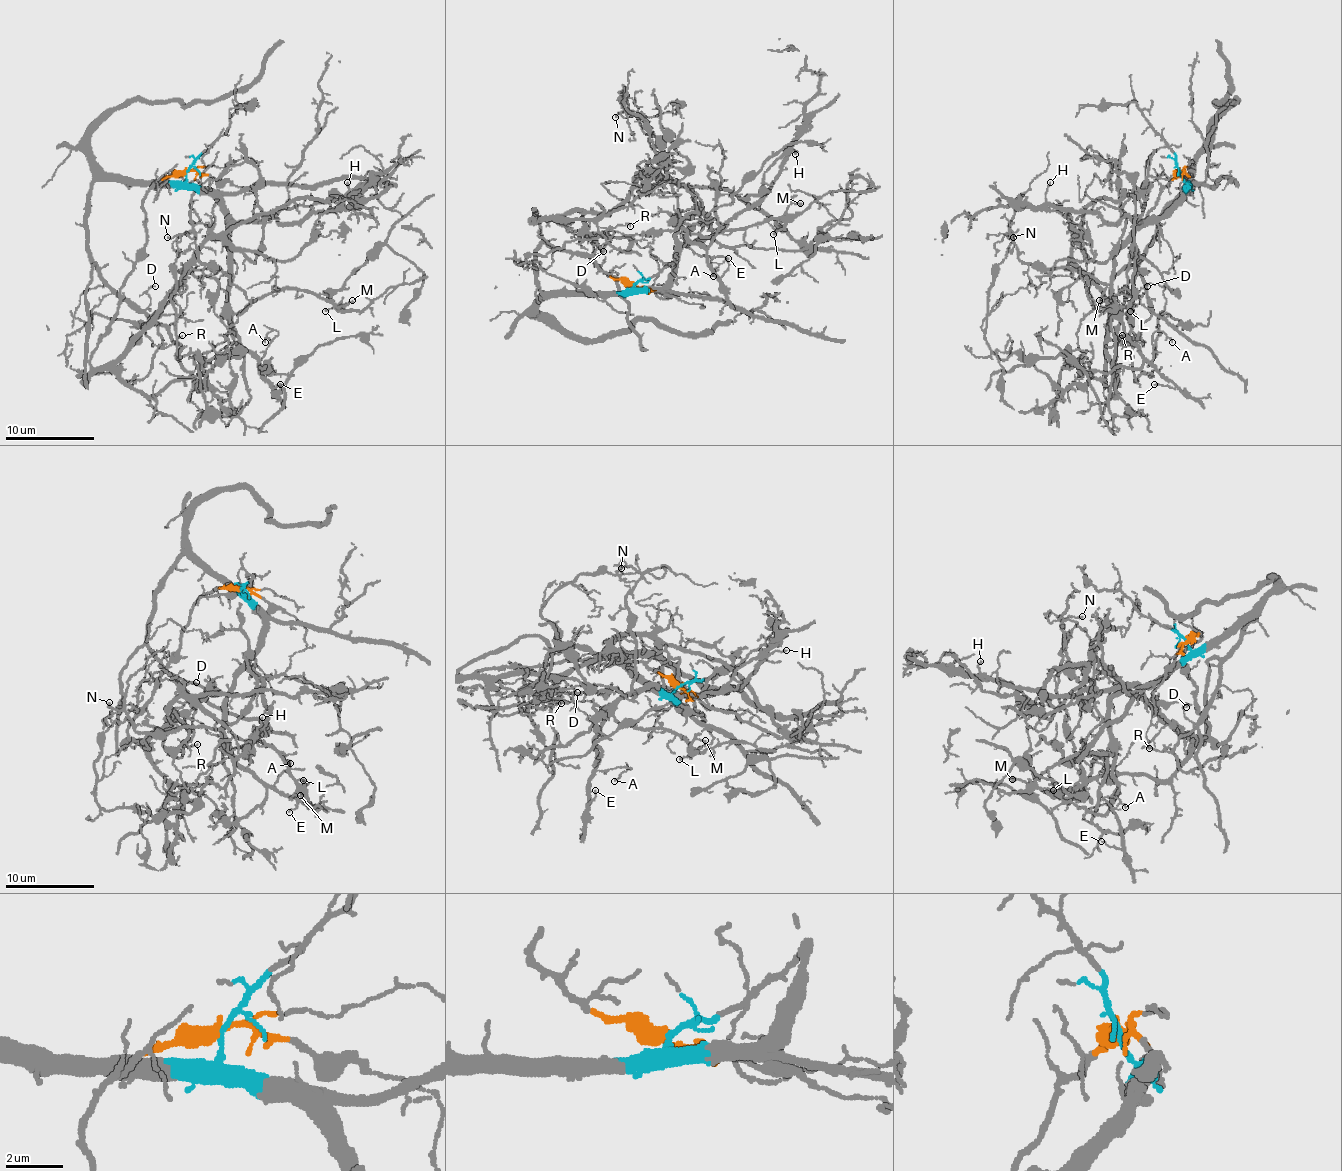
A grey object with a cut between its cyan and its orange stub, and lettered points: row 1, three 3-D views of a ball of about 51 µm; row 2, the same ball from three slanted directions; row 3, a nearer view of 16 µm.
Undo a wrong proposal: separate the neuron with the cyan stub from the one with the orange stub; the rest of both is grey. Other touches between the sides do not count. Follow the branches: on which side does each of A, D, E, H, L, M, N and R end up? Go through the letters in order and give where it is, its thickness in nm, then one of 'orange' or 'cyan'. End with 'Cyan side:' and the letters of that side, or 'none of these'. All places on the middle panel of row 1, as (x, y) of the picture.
A: at (713, 276); 120 nm thick; cyan
D: at (603, 251); 90 nm thick; cyan
E: at (728, 258); 110 nm thick; cyan
H: at (795, 154); 120 nm thick; cyan
L: at (773, 234); 120 nm thick; cyan
M: at (800, 203); 130 nm thick; cyan
N: at (615, 117); 130 nm thick; cyan
R: at (630, 226); 110 nm thick; cyan
Cyan side: A, D, E, H, L, M, N, R

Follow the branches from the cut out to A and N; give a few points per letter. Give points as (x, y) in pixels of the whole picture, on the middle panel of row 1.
A: (635, 283), (637, 290), (666, 283), (677, 216), (686, 236), (709, 256), (727, 258), (713, 276)
N: (635, 283), (637, 290), (666, 283), (675, 254), (677, 196), (662, 140), (639, 113), (621, 110), (615, 117)

